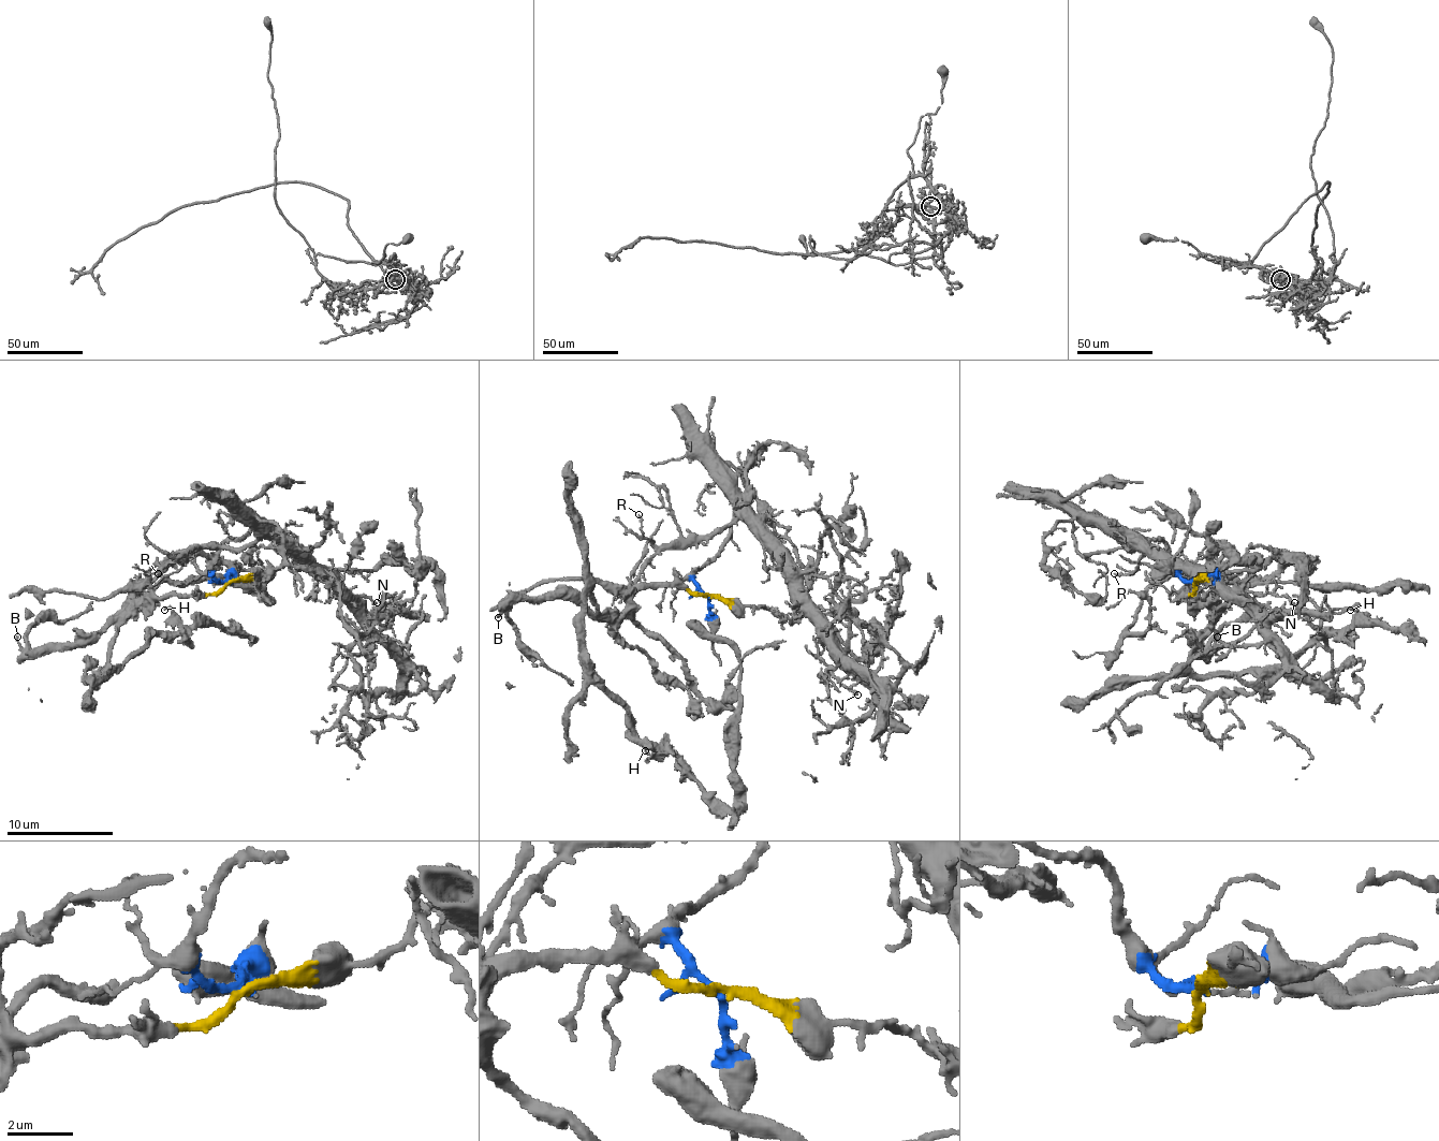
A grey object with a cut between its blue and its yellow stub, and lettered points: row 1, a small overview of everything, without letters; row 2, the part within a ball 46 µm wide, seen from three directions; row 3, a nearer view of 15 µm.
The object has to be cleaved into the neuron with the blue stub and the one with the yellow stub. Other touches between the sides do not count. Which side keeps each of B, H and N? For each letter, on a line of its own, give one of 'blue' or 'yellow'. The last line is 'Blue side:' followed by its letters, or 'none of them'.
B: yellow
H: yellow
N: blue
Blue side: N

